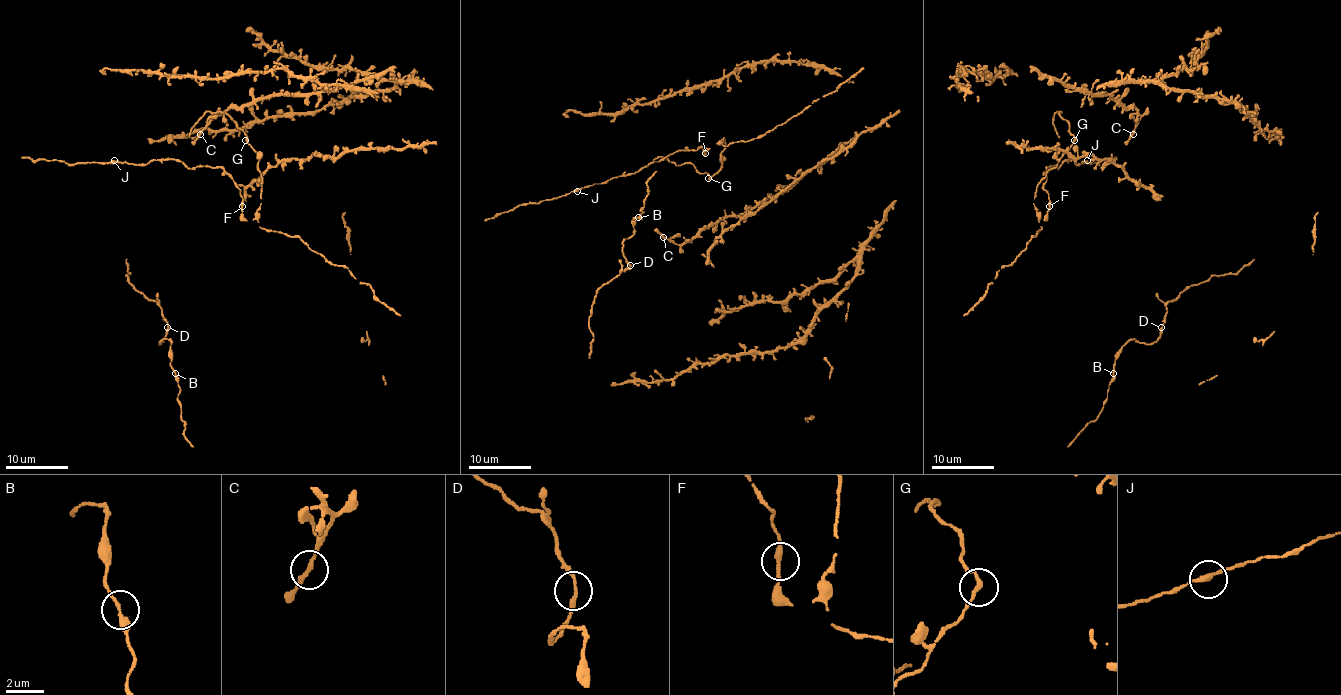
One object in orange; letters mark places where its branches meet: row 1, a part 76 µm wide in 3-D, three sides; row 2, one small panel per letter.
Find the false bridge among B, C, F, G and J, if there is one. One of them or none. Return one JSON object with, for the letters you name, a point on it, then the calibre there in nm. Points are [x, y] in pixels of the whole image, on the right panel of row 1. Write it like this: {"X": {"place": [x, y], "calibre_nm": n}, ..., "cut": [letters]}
{"cut": []}

